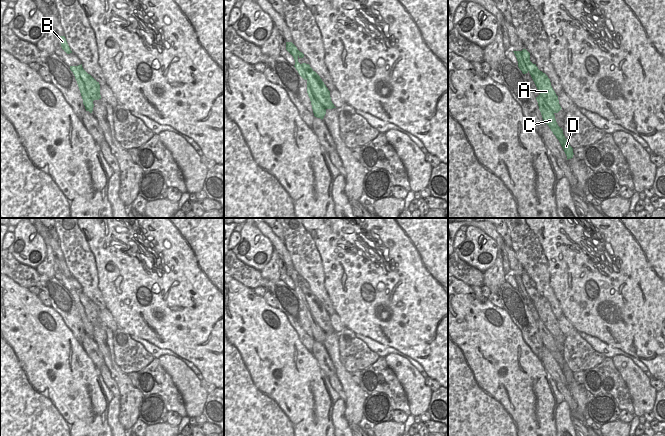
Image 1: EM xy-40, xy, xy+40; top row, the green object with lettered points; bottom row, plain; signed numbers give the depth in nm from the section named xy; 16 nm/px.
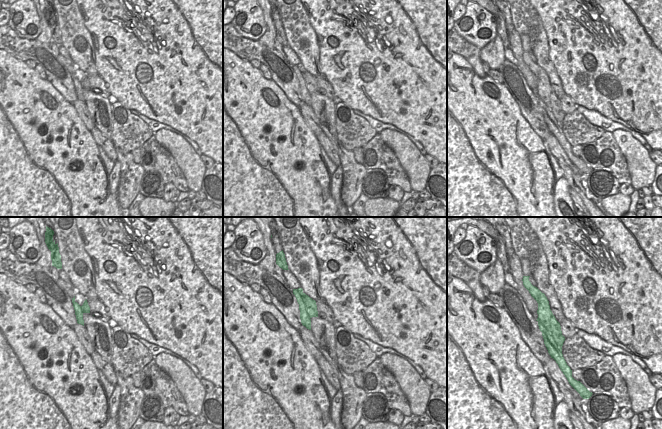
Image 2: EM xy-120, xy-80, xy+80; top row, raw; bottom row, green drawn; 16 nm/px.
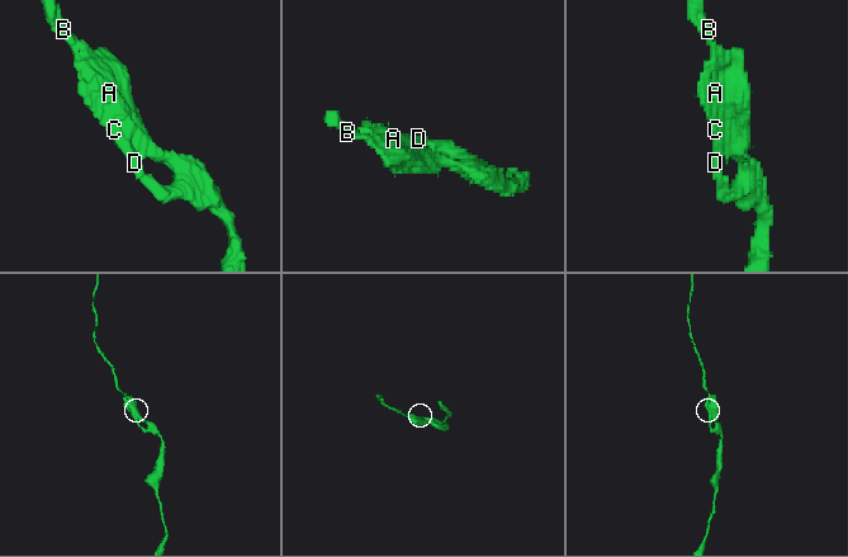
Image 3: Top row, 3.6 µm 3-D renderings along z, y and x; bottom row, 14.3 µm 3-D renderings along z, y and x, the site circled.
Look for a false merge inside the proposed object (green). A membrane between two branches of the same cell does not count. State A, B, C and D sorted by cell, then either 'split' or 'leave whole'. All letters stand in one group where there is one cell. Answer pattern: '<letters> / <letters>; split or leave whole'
A B C D; leave whole

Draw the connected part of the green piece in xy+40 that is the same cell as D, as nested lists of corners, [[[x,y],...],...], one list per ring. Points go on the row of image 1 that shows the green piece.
[[[523,49],[522,51],[513,51],[517,61],[518,67],[523,74],[530,73],[538,91],[539,95],[536,97],[539,110],[541,112],[543,121],[549,126],[553,134],[559,140],[567,160],[573,158],[573,148],[568,143],[555,119],[555,113],[558,113],[562,108],[559,104],[558,96],[551,86],[548,76],[540,71],[536,64],[530,61],[530,53]]]

